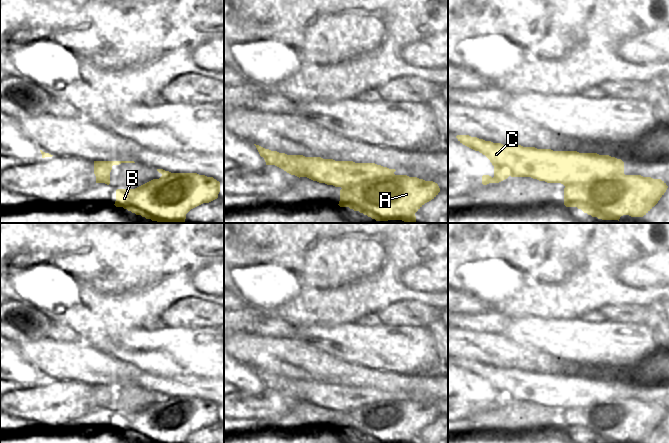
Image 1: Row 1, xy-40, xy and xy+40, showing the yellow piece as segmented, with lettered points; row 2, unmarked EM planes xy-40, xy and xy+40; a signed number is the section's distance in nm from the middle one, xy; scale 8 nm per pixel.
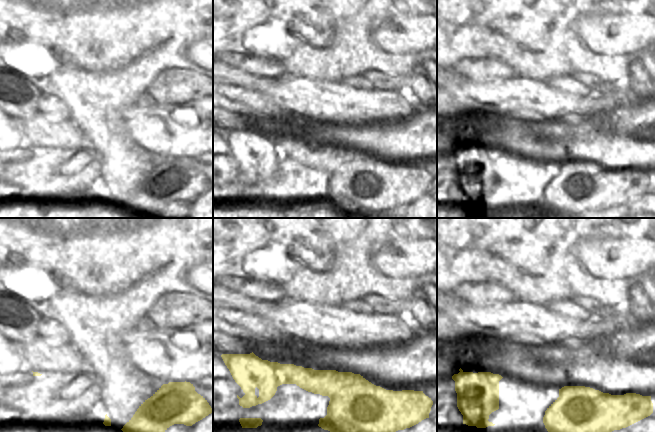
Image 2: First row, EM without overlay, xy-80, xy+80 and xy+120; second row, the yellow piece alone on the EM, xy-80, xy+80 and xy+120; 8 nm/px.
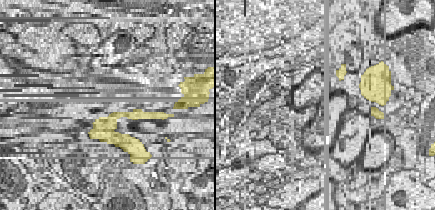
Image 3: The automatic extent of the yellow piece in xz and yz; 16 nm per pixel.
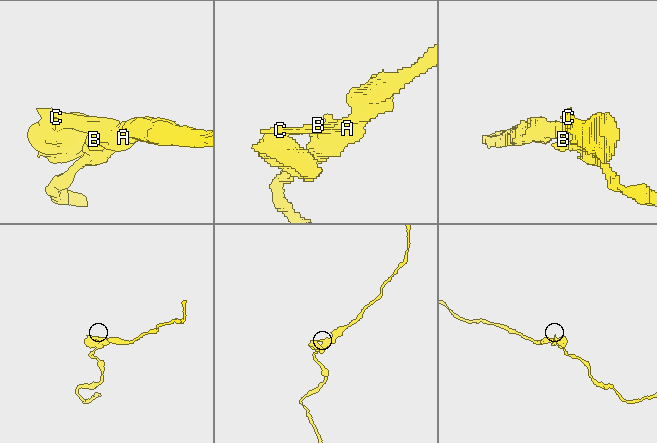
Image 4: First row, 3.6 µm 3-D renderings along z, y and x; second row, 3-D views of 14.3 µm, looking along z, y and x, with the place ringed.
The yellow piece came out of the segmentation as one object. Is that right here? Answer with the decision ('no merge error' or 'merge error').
no merge error

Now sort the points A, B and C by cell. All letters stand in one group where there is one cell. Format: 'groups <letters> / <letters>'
groups A B C

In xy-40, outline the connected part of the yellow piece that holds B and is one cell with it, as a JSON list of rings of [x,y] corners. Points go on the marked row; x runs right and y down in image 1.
[[[157,169],[162,176],[135,189],[117,189],[116,207],[123,207],[146,219],[163,223],[184,223],[186,214],[193,208],[218,198],[220,182],[213,177],[197,173],[171,173]]]

